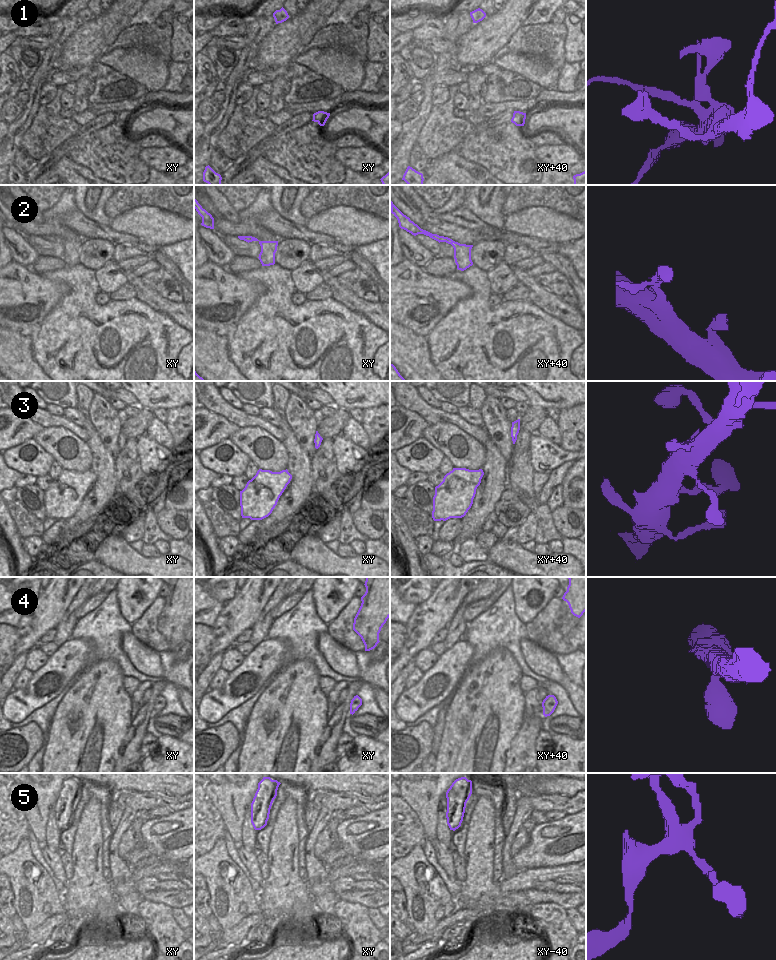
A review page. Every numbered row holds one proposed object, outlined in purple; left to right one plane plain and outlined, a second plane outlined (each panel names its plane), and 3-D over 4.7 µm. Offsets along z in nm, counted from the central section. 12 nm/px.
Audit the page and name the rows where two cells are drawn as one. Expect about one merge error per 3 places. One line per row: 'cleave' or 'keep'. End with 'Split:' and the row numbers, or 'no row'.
1: cleave
2: keep
3: keep
4: keep
5: cleave
Split: 1, 5

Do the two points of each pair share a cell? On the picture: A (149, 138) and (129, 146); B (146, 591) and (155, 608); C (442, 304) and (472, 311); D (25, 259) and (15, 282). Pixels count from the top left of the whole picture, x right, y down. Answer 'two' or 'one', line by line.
A: two
B: two
C: two
D: two

